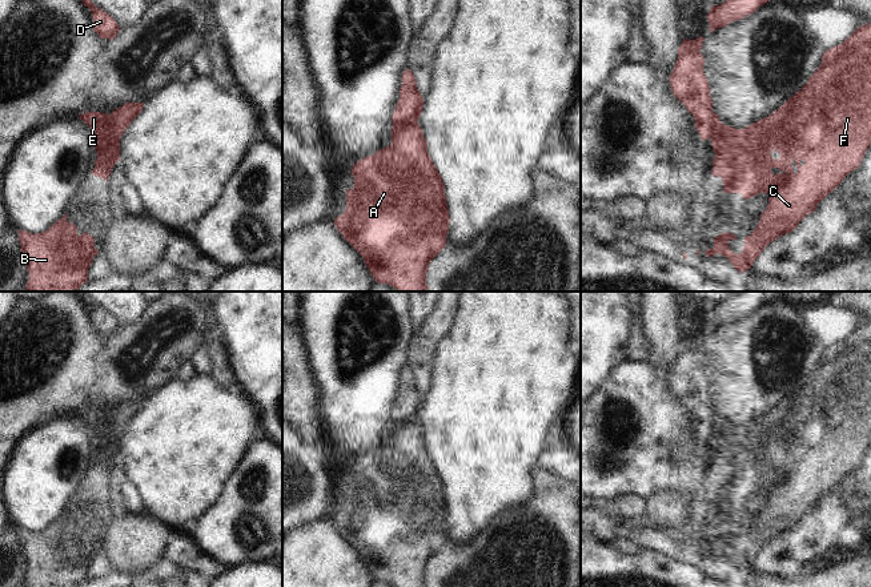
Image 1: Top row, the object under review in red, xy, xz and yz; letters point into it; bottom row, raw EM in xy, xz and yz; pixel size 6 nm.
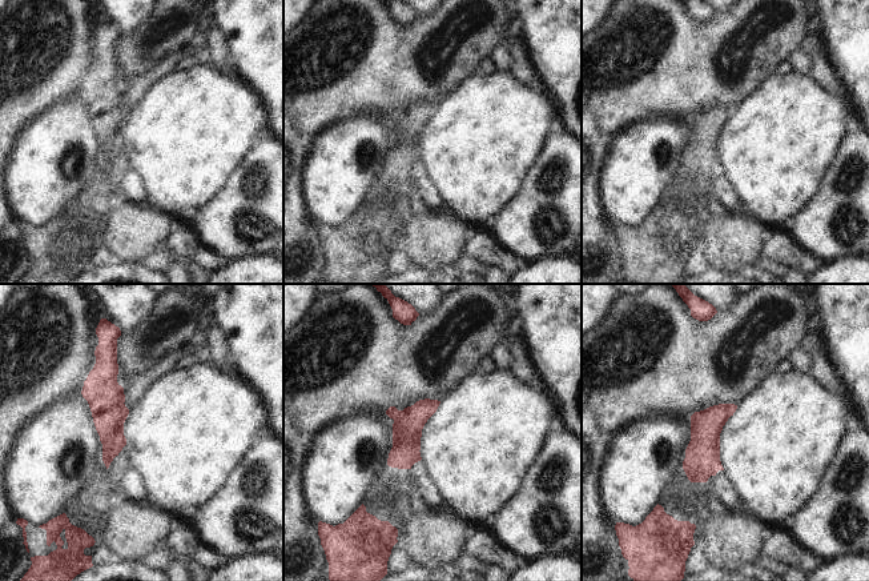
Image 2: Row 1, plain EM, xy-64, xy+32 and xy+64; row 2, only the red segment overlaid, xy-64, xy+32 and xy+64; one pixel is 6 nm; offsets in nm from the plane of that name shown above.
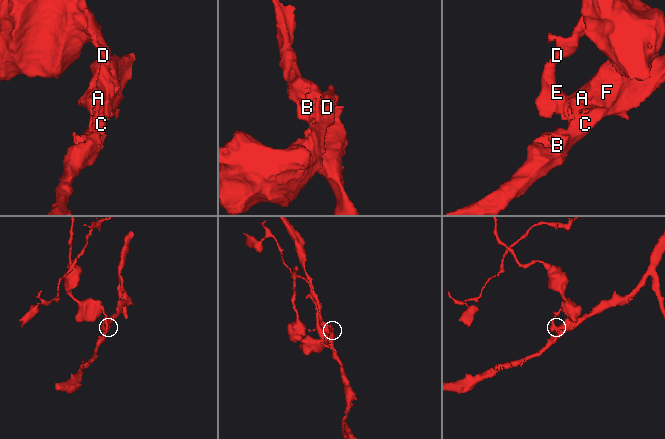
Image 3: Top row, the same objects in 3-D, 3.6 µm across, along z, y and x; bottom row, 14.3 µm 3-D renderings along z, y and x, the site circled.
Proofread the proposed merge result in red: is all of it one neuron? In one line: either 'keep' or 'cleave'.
cleave

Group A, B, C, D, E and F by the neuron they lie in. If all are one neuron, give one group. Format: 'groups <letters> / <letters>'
groups A B C F / D E

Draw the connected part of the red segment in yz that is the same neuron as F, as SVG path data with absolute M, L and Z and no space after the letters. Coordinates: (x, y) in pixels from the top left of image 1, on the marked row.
M871 24L860 25L842 44L830 48L822 56L820 67L807 80L806 85L790 97L778 110L743 129L721 124L711 137L715 152L713 176L723 181L725 193L740 193L751 198L758 193L768 194L768 205L760 214L755 230L744 237L743 250L736 256L728 249L732 233L722 233L714 238L714 248L707 249L707 257L722 254L742 273L751 269L763 249L778 237L791 233L798 224L816 209L816 205L831 193L843 178L855 170L871 144Z

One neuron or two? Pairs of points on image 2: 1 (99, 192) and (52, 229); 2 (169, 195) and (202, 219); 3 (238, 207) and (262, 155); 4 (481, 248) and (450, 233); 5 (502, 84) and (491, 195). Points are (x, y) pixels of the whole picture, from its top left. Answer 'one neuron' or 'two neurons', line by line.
1: one neuron
2: two neurons
3: one neuron
4: two neurons
5: one neuron

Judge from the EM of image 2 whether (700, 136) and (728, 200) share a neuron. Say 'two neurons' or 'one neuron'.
two neurons

